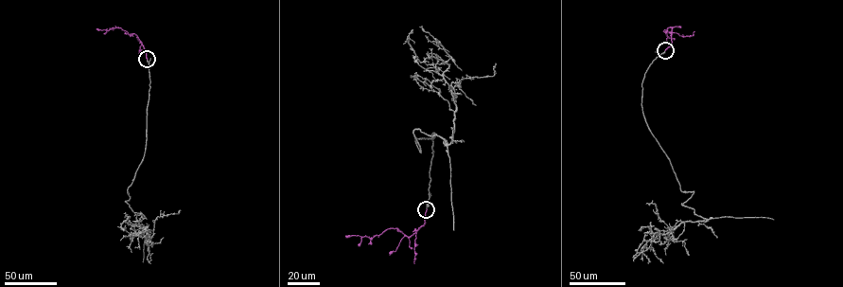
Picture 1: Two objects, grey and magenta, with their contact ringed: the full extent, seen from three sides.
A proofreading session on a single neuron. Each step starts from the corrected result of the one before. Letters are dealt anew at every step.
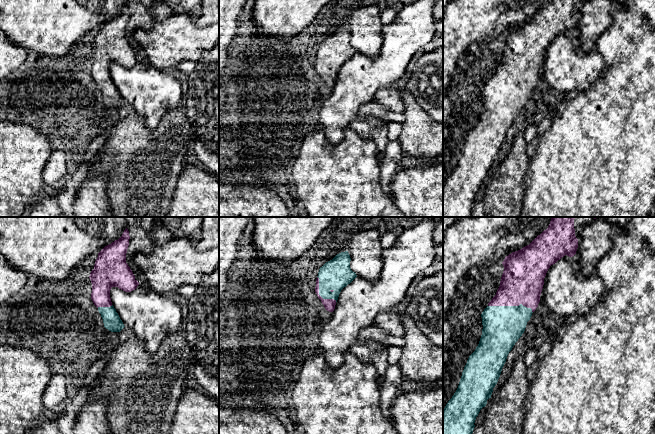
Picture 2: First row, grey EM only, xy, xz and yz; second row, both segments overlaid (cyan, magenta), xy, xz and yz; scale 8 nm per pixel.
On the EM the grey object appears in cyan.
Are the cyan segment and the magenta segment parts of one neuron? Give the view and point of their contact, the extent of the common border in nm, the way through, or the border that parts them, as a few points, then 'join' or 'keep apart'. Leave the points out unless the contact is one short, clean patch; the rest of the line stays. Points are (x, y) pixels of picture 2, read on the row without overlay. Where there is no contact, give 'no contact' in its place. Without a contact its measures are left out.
contact yz (511, 82); length 360 nm; join

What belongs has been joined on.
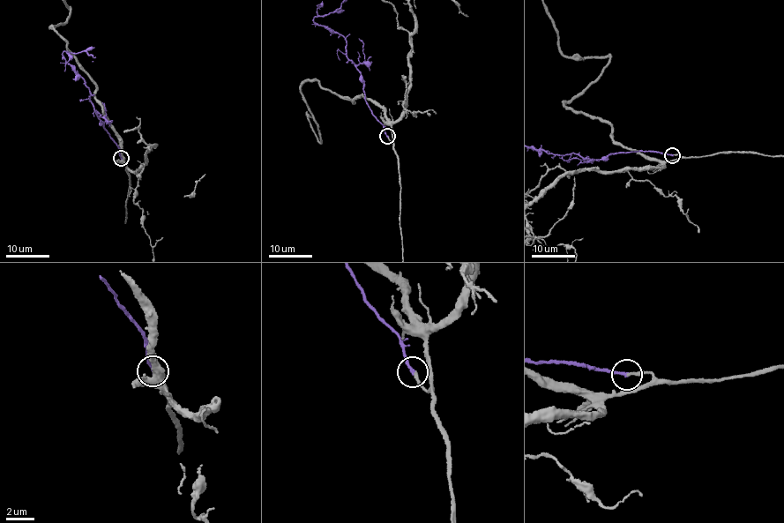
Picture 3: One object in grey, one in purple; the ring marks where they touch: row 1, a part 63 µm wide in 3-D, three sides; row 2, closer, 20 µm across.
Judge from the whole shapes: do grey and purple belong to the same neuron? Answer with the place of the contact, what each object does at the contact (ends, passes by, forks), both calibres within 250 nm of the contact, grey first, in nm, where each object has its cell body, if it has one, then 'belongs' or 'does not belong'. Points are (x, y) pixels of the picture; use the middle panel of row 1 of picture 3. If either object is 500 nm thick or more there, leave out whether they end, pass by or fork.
(387, 136) | grey ends | purple ends | 220/240 nm | grey none | purple none | belongs

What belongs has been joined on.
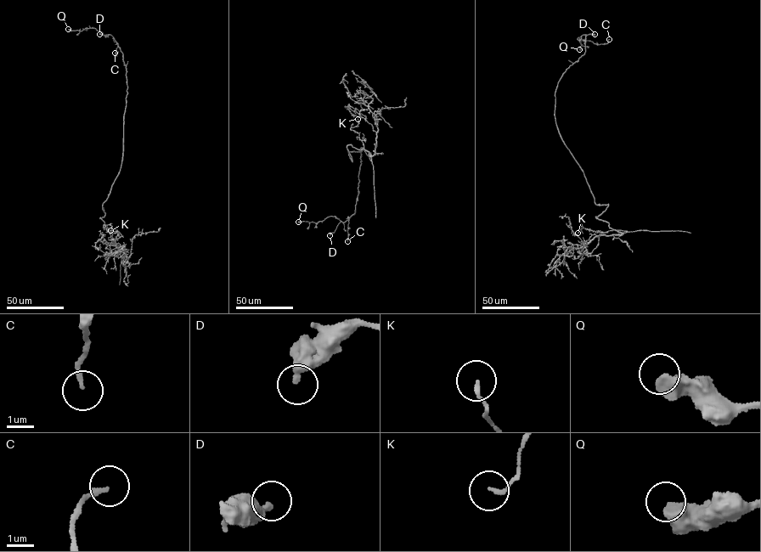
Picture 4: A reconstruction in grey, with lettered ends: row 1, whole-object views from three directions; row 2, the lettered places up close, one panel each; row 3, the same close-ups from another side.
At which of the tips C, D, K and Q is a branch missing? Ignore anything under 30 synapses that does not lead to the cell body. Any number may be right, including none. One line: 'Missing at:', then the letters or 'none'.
Missing at: none

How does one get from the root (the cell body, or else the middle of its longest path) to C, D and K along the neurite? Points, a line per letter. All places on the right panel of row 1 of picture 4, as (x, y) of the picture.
C: (584, 176), (558, 132), (555, 92), (562, 74), (584, 53), (585, 41), (600, 44), (609, 39)
D: (584, 176), (558, 132), (555, 115), (555, 94), (562, 74), (584, 53), (586, 37), (583, 35), (594, 34)
K: (584, 176), (595, 203), (608, 205), (596, 217), (617, 231), (627, 231), (593, 231), (582, 226), (577, 233)

